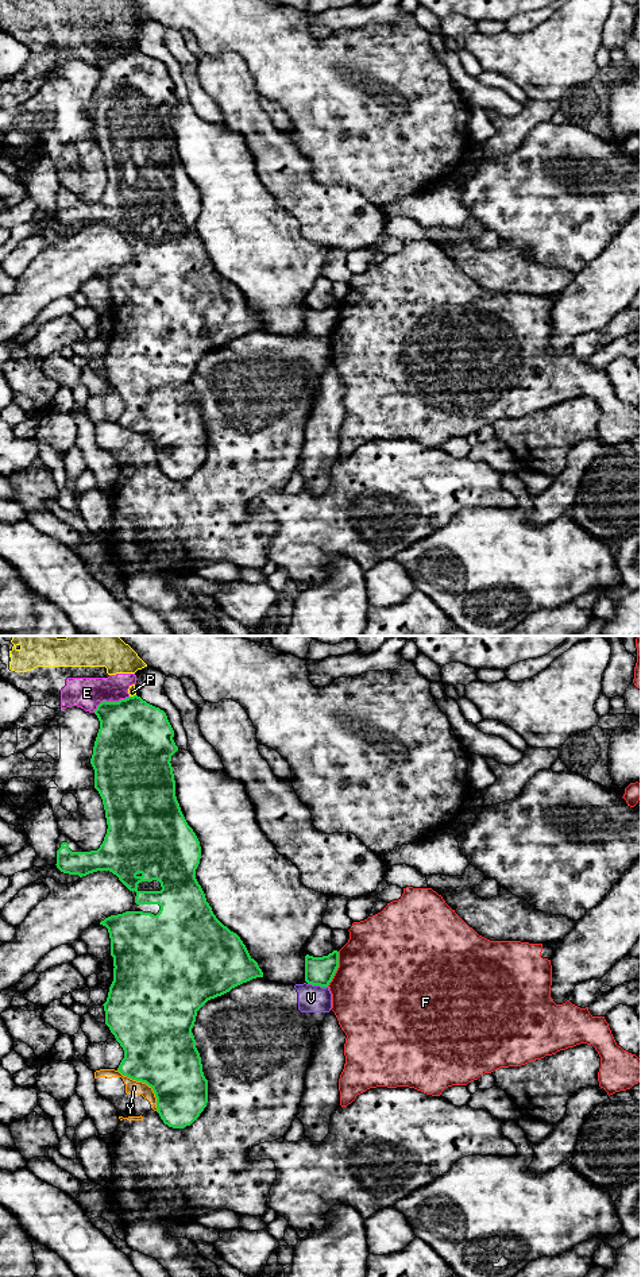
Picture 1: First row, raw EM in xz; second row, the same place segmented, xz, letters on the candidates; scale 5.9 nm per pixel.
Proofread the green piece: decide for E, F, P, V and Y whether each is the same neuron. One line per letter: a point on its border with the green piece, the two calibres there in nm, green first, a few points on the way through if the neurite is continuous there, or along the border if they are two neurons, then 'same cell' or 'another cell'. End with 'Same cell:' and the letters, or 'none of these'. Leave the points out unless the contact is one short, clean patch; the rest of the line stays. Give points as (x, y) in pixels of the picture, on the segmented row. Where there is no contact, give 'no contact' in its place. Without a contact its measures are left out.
E: meets green in xz at (109, 702); 420 nm thick on the green side, 190 nm on the other; another cell
F: meets green in xz at (336, 969); 180 nm thick on the green side, 500 nm on the other; border along xz (339, 952), (339, 967), (327, 986); another cell
P: meets green in xz at (134, 695); 440 nm thick on the green side, 50 nm on the other; another cell
V: meets green in xz at (317, 984); 180 nm thick on the green side, 160 nm on the other; border along xz (308, 983), (327, 987); another cell
Y: meets green in xz at (145, 1081); 440 nm thick on the green side, 90 nm on the other; another cell
Same cell: none of these

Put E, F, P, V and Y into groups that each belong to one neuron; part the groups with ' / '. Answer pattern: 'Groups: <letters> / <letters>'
Groups: E P / F / V Y

